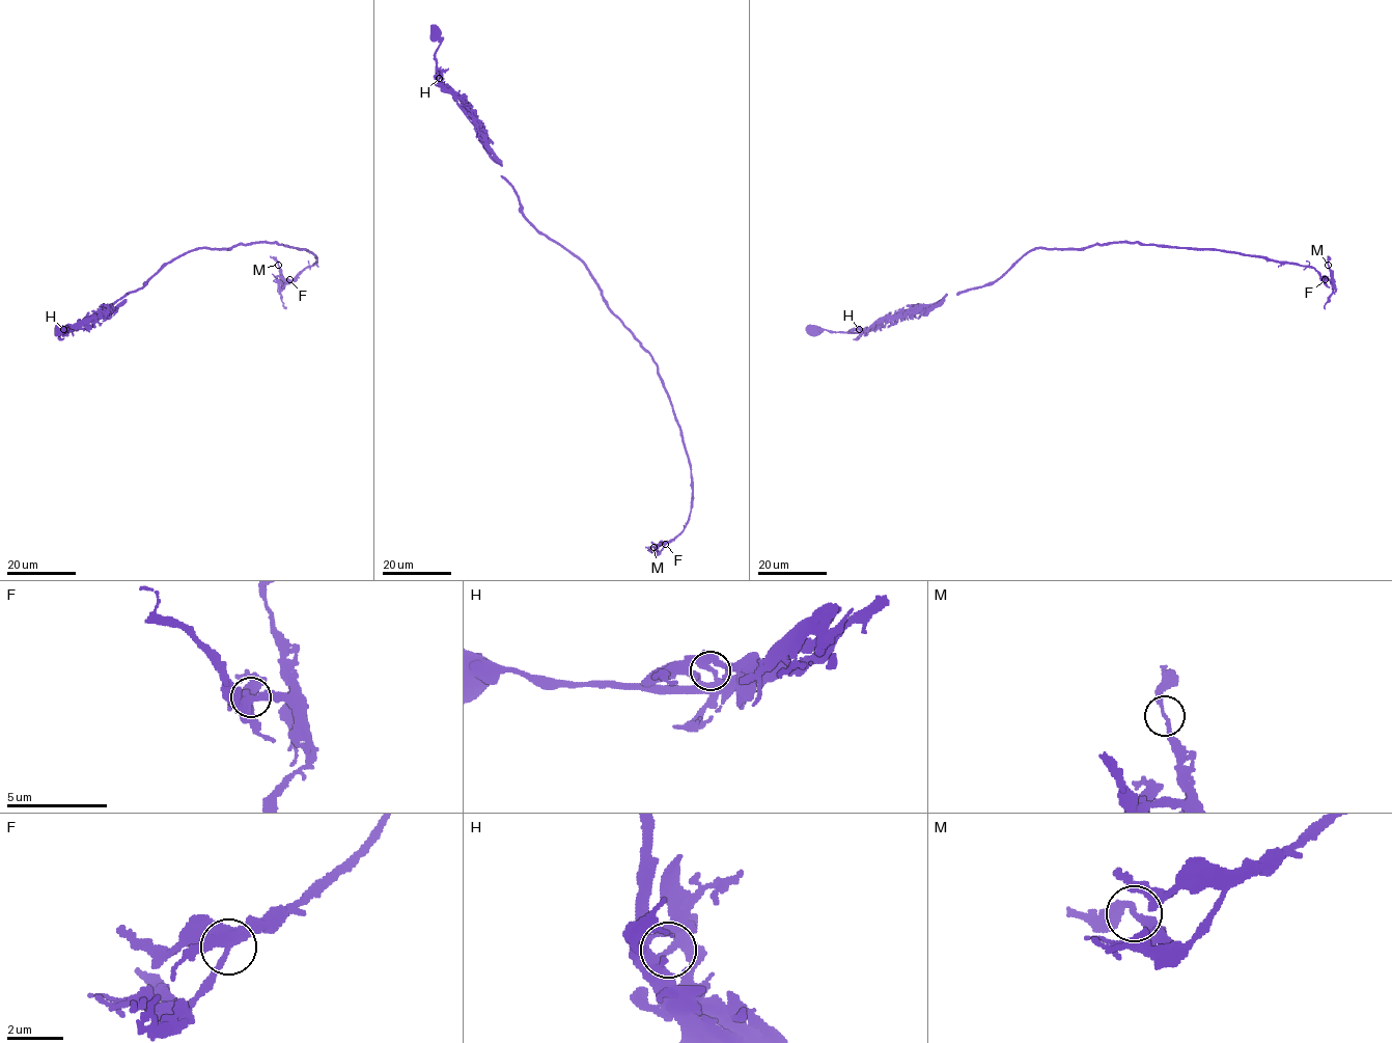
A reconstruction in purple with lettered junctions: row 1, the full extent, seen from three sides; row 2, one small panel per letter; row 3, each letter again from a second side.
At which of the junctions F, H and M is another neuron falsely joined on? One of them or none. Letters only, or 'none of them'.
H

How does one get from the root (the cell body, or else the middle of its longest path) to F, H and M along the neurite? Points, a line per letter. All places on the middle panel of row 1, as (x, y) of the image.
F: (435, 33), (436, 80), (501, 166), (523, 215), (582, 263), (656, 364), (692, 488), (688, 523), (665, 544)
H: (435, 33), (440, 43), (436, 53), (439, 78)
M: (435, 33), (436, 80), (501, 166), (523, 215), (582, 263), (656, 364), (692, 494), (686, 527), (653, 547)

